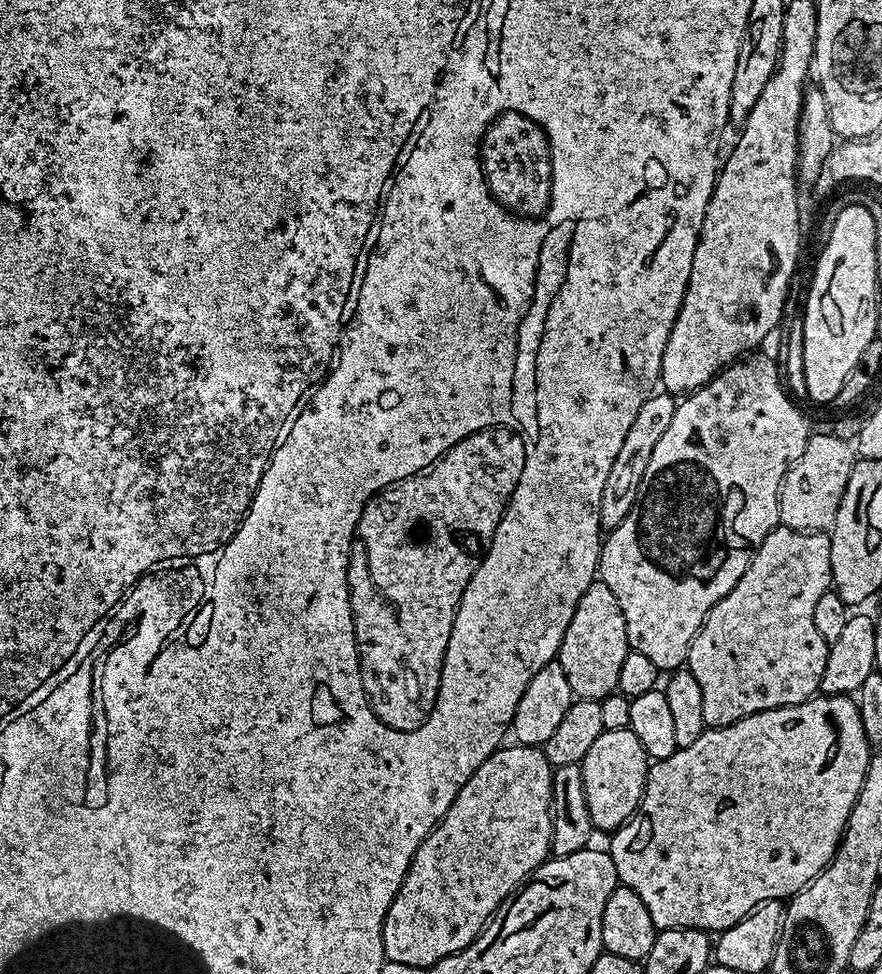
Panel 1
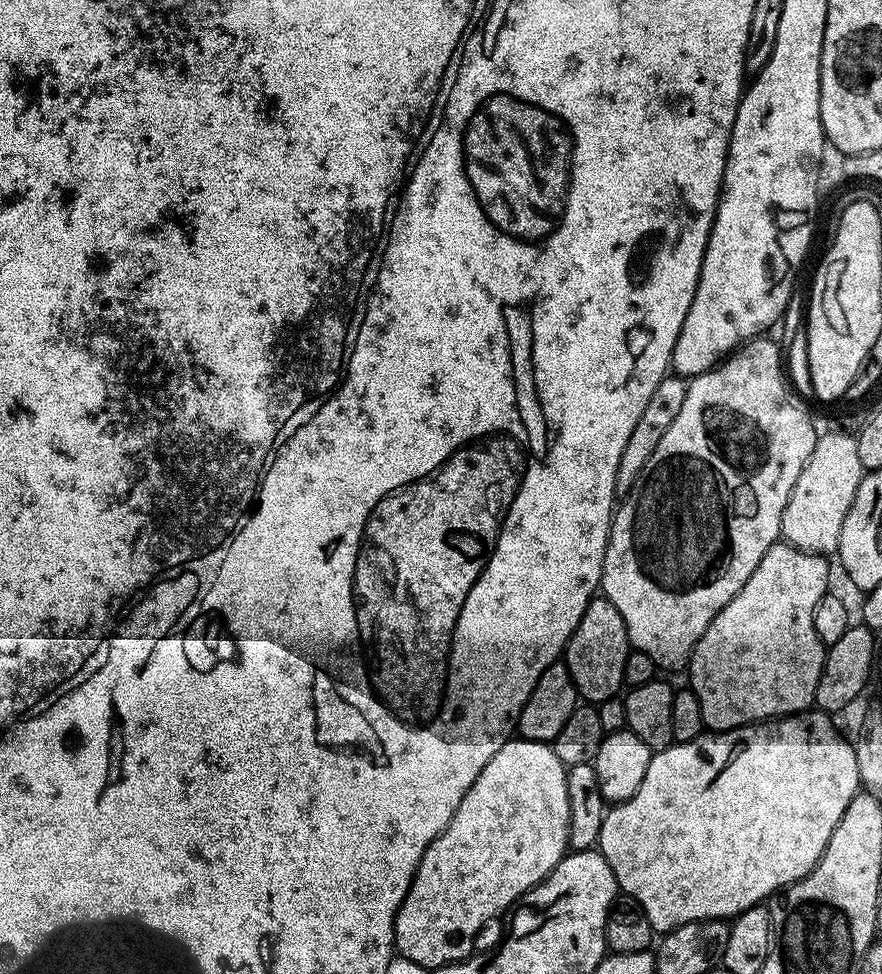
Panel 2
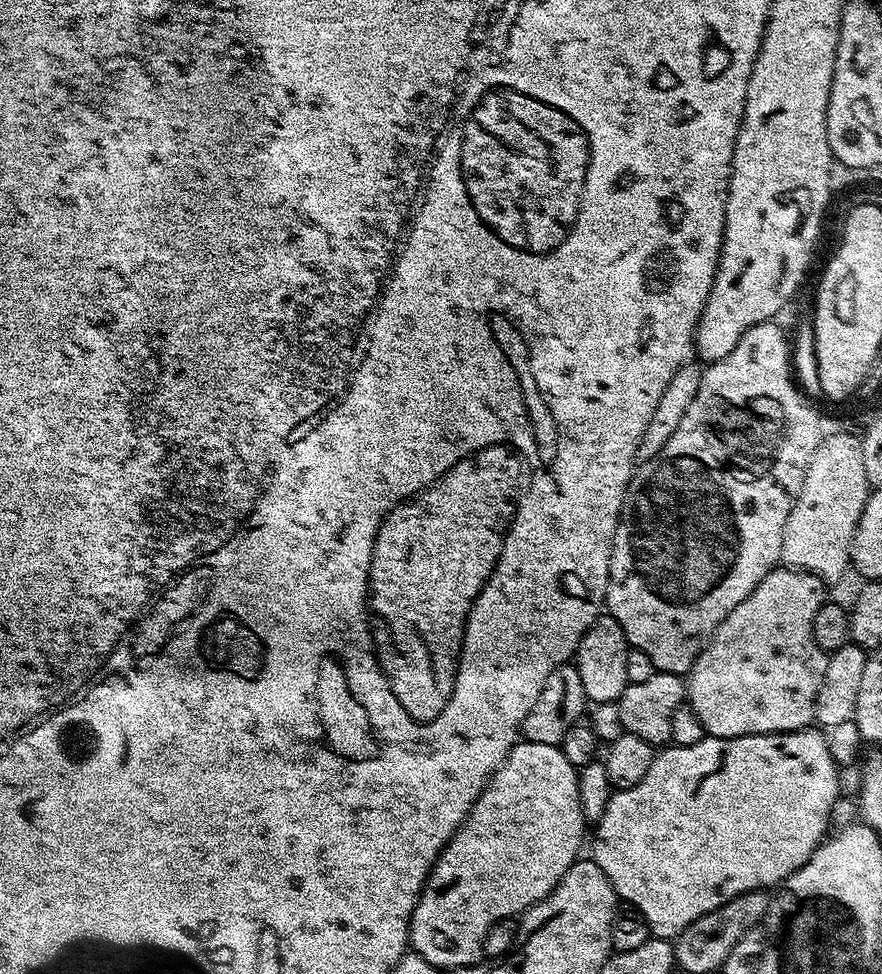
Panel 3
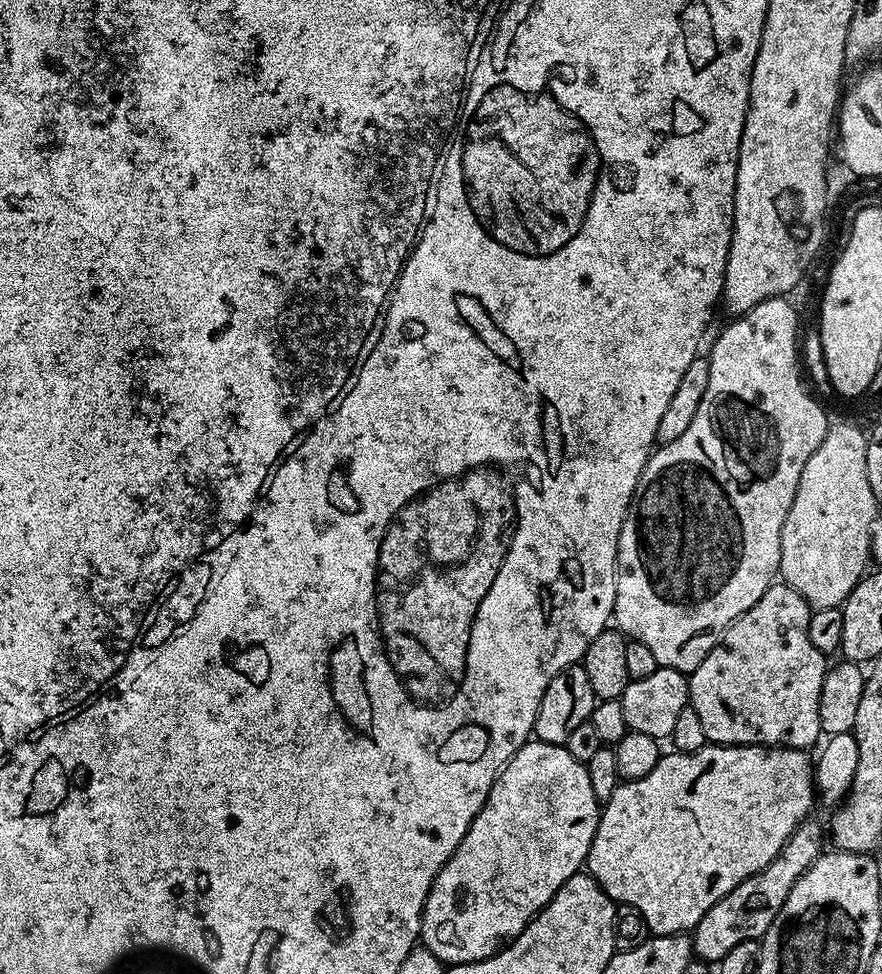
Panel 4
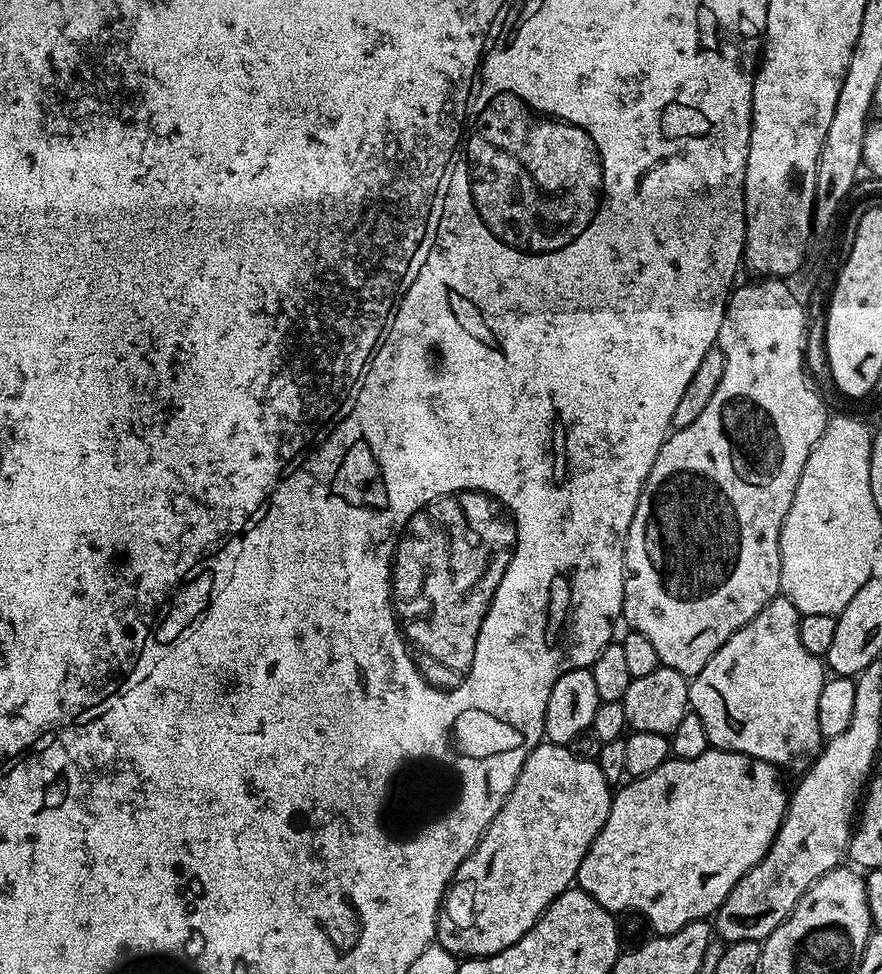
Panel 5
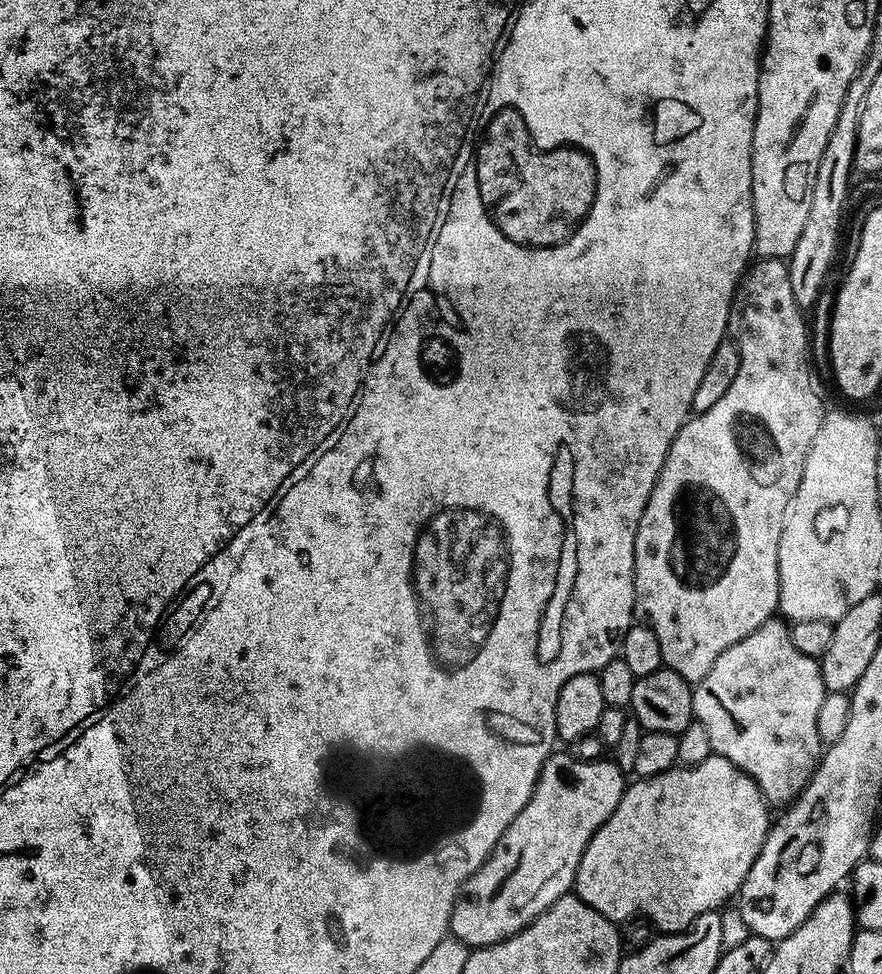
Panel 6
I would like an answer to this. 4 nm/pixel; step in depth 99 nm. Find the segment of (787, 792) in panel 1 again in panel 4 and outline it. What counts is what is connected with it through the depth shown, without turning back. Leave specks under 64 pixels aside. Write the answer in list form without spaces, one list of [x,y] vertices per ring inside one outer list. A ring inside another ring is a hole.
[[[707,743],[702,750],[693,752],[677,752],[675,750],[661,755],[654,770],[646,774],[646,778],[626,780],[616,787],[609,800],[603,801],[598,830],[594,834],[594,842],[588,851],[586,871],[593,876],[606,890],[606,894],[617,904],[629,904],[634,906],[642,914],[644,921],[648,923],[649,933],[658,936],[678,936],[691,933],[696,923],[704,917],[706,910],[714,906],[734,886],[738,886],[746,878],[761,872],[774,858],[779,856],[782,846],[794,834],[794,830],[809,819],[812,808],[812,796],[814,800],[814,760],[805,749],[802,748],[766,748],[762,744],[714,744]]]

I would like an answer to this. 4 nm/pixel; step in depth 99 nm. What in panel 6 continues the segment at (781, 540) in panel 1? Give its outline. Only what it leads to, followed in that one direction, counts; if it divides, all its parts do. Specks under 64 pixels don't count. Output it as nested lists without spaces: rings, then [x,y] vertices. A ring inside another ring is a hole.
[[[773,618],[762,622],[762,626],[758,626],[758,630],[754,630],[754,634],[746,634],[746,638],[742,638],[742,642],[734,642],[734,646],[730,646],[726,650],[722,650],[722,654],[718,654],[718,662],[714,662],[714,666],[710,666],[706,678],[702,678],[692,689],[692,715],[698,722],[702,722],[702,726],[706,726],[706,735],[710,738],[710,746],[715,755],[726,758],[734,766],[741,768],[750,778],[754,778],[758,790],[769,805],[787,806],[804,793],[805,786],[812,780],[812,775],[820,765],[822,743],[818,734],[818,710],[821,709],[825,695],[826,689],[822,682],[819,660],[800,653],[794,647],[791,627],[783,619]]]

